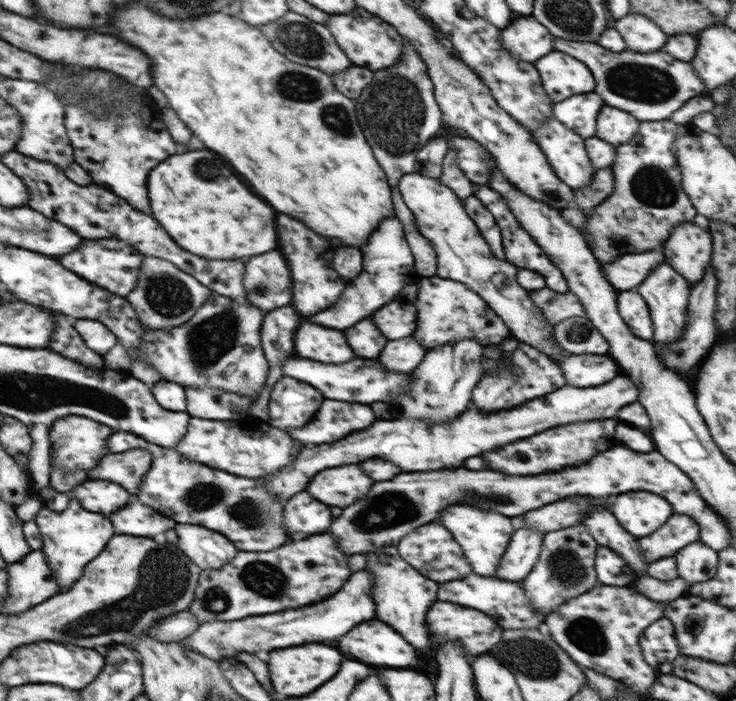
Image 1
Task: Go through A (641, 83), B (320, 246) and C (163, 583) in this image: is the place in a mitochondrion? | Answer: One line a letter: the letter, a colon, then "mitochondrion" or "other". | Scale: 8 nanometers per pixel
A: mitochondrion
B: other
C: mitochondrion

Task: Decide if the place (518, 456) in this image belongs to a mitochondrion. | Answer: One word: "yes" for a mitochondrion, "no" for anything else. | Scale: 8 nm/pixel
yes

